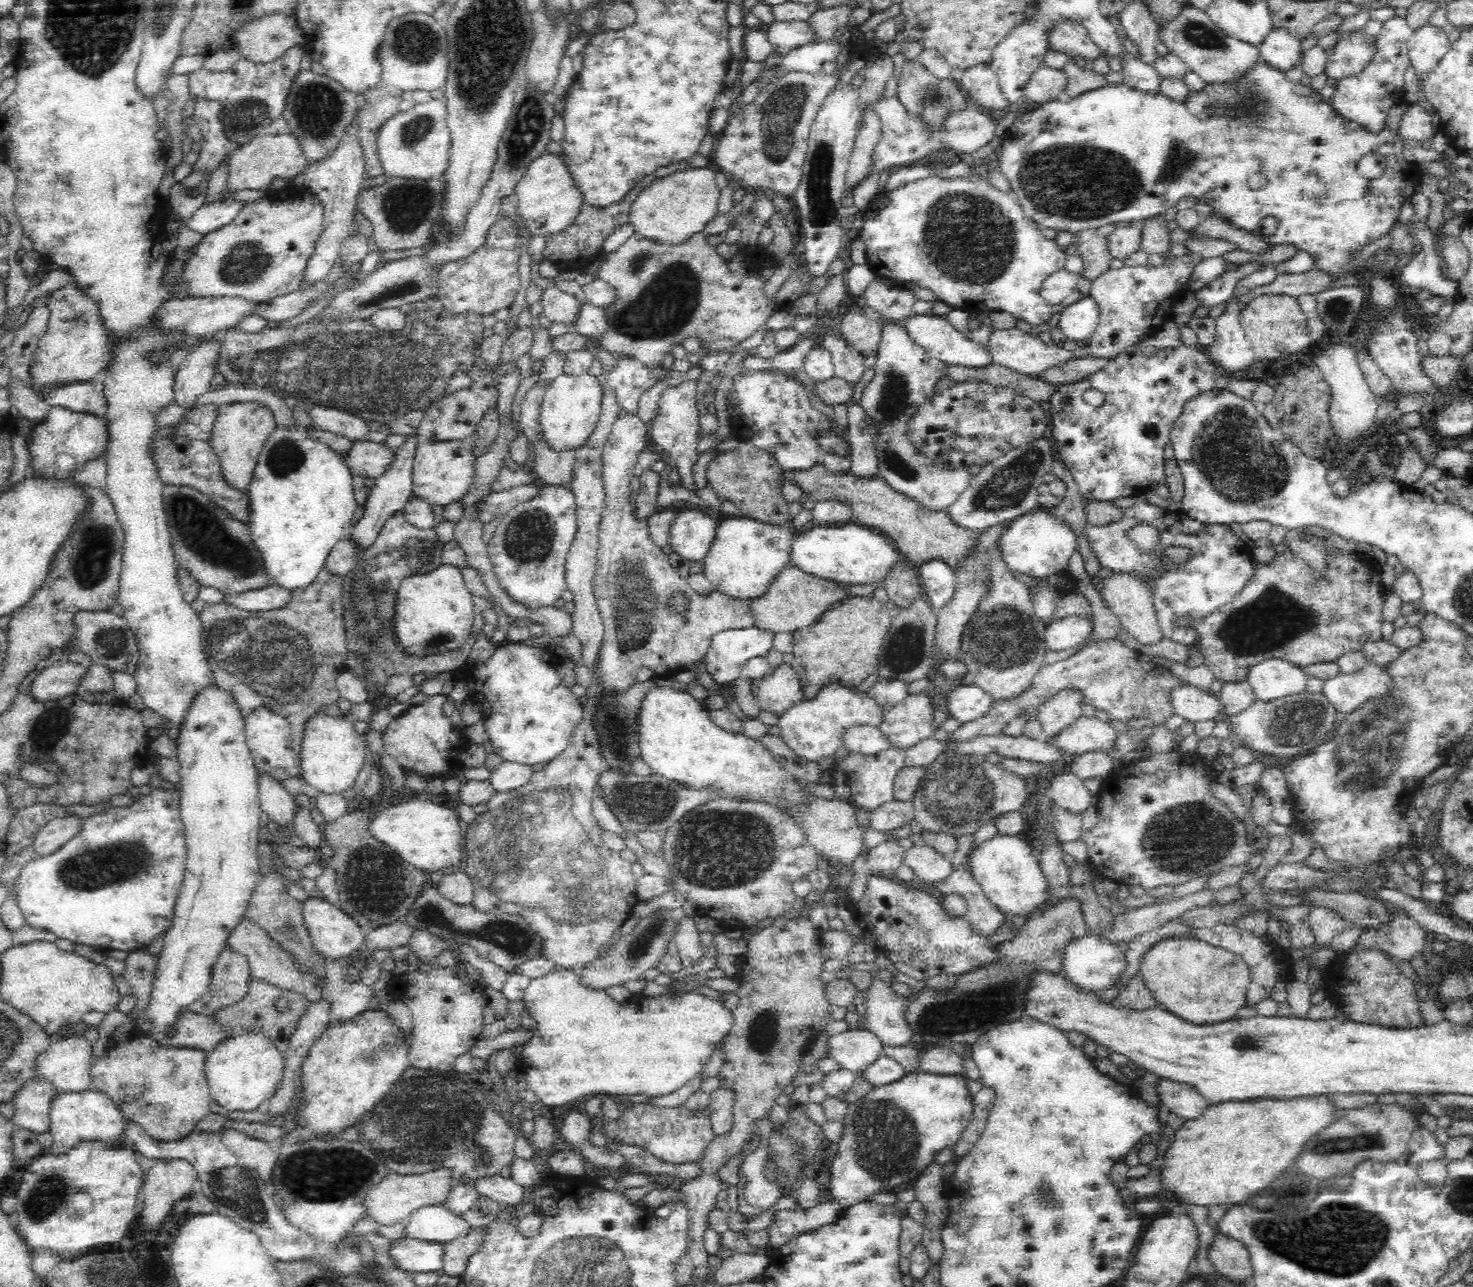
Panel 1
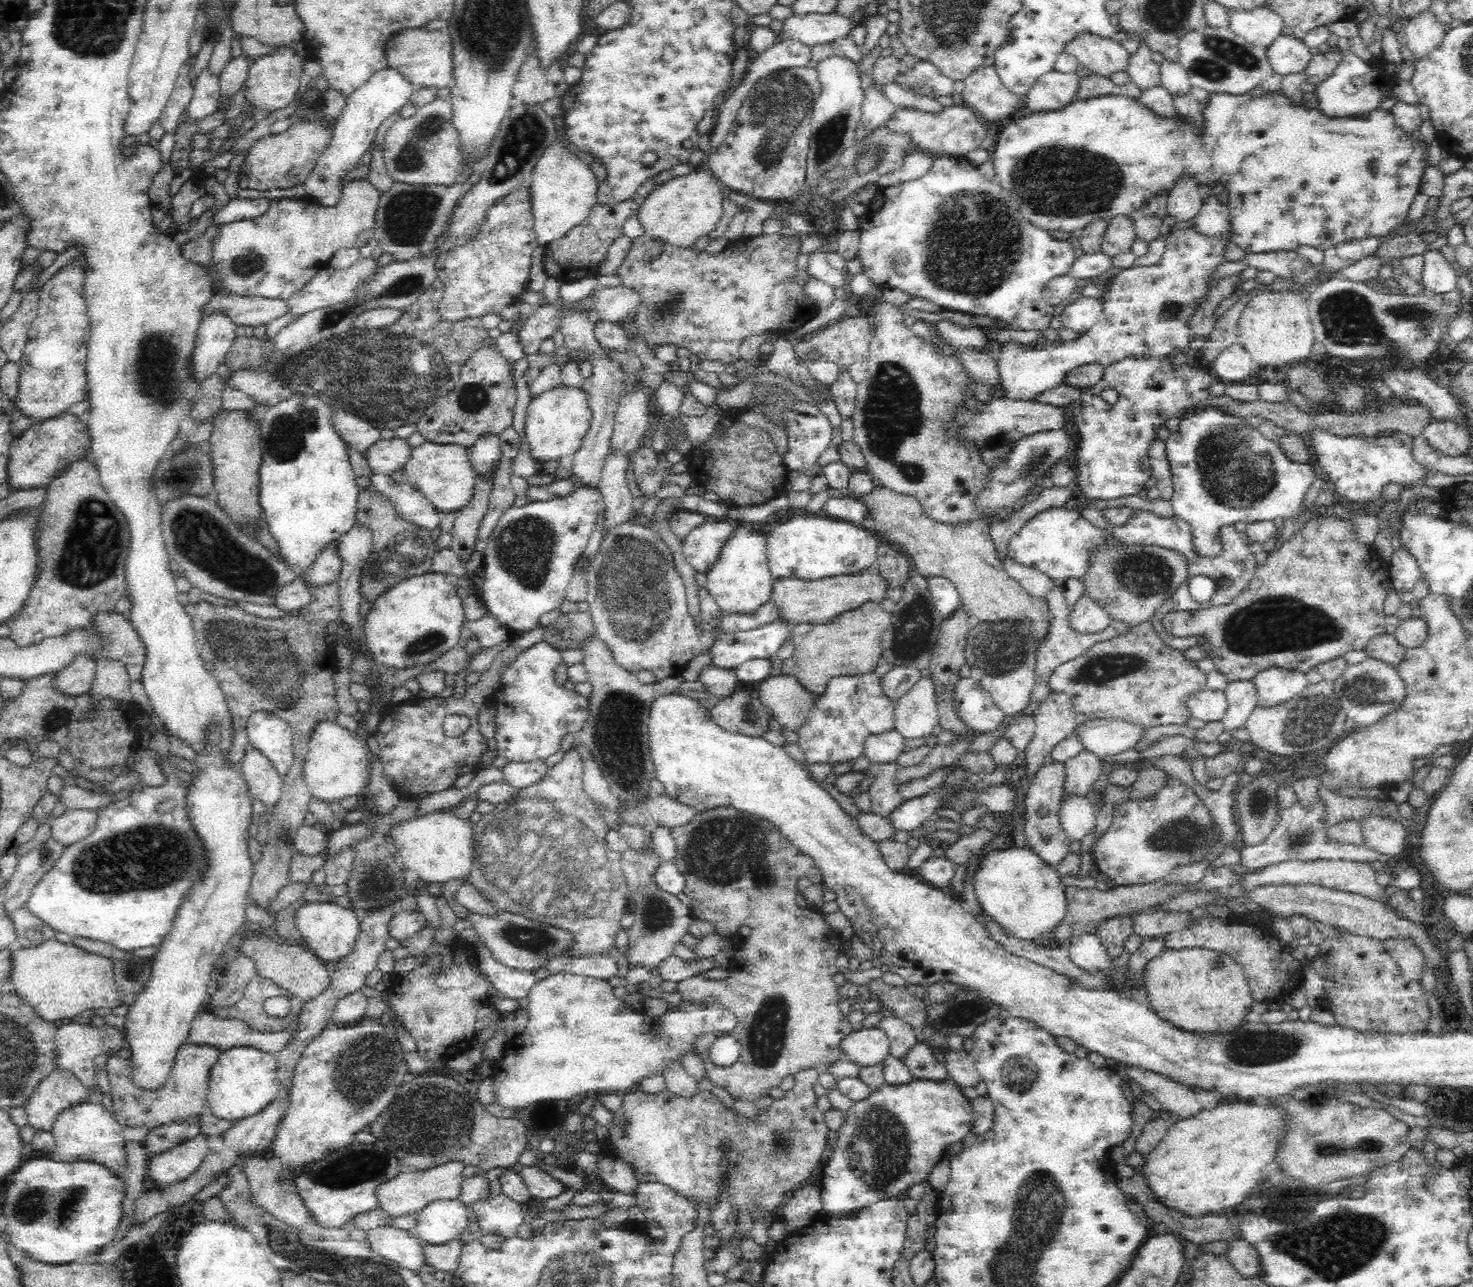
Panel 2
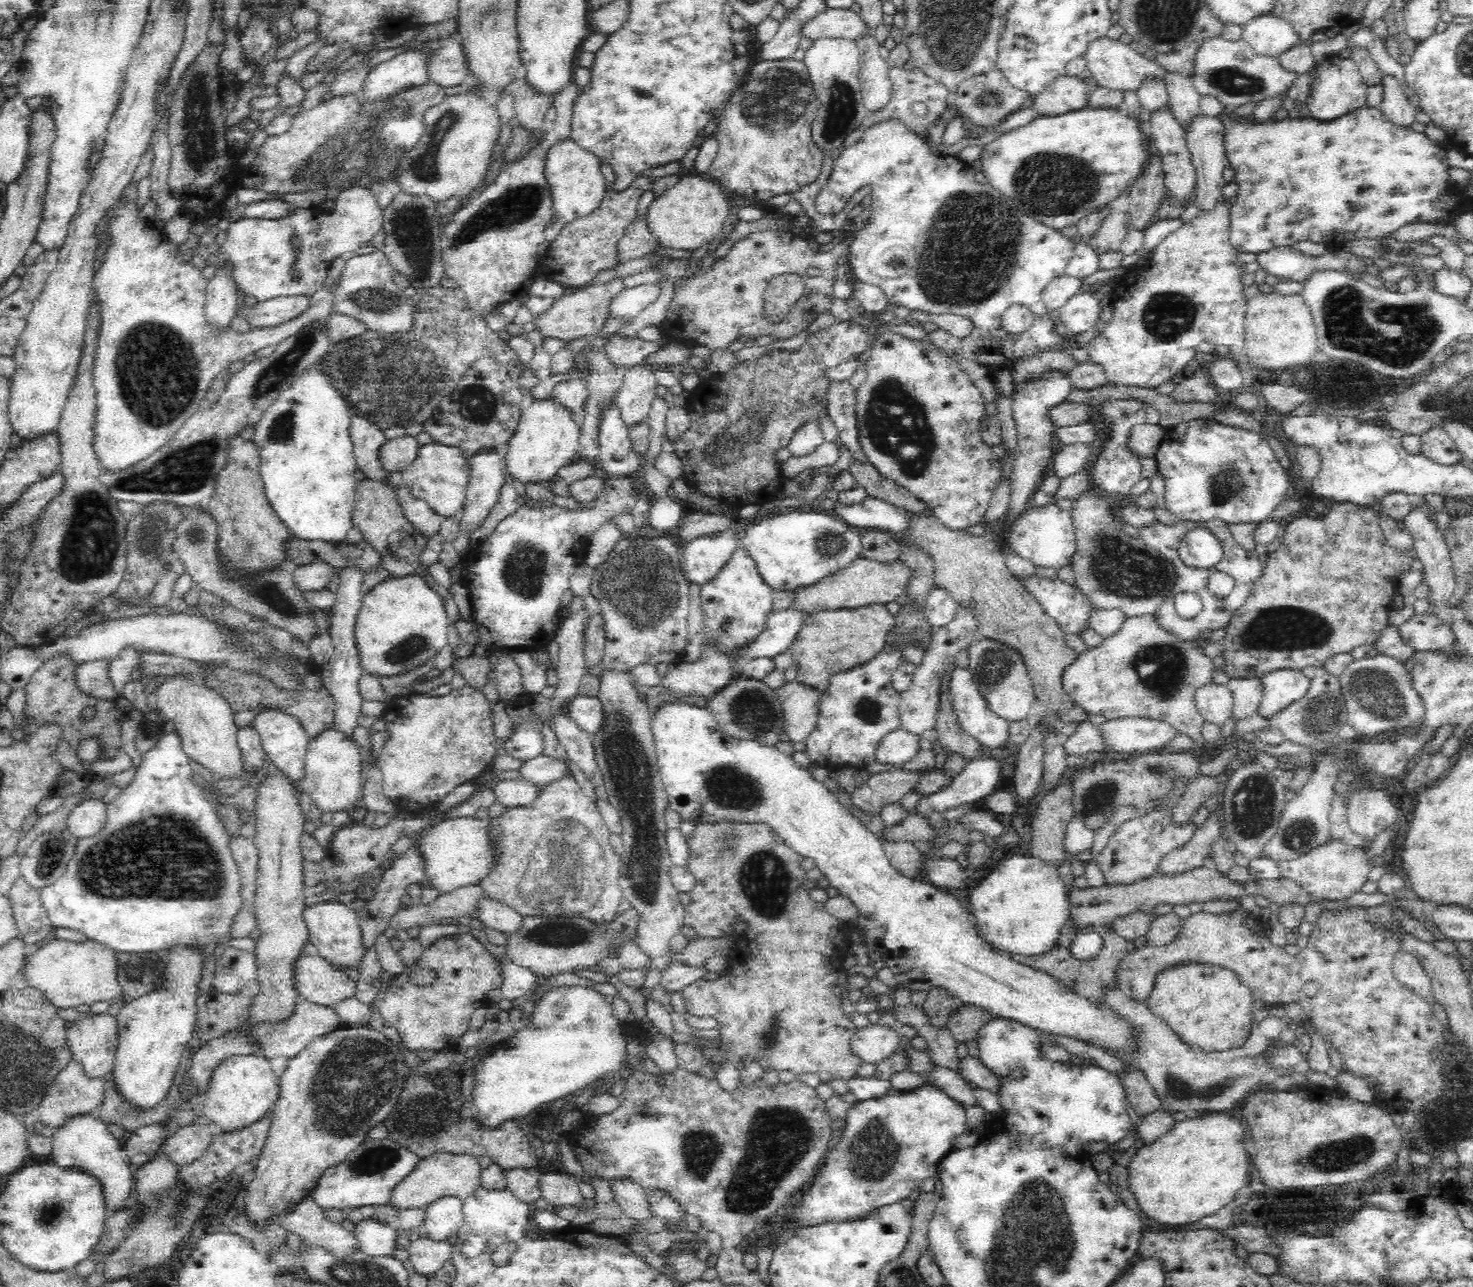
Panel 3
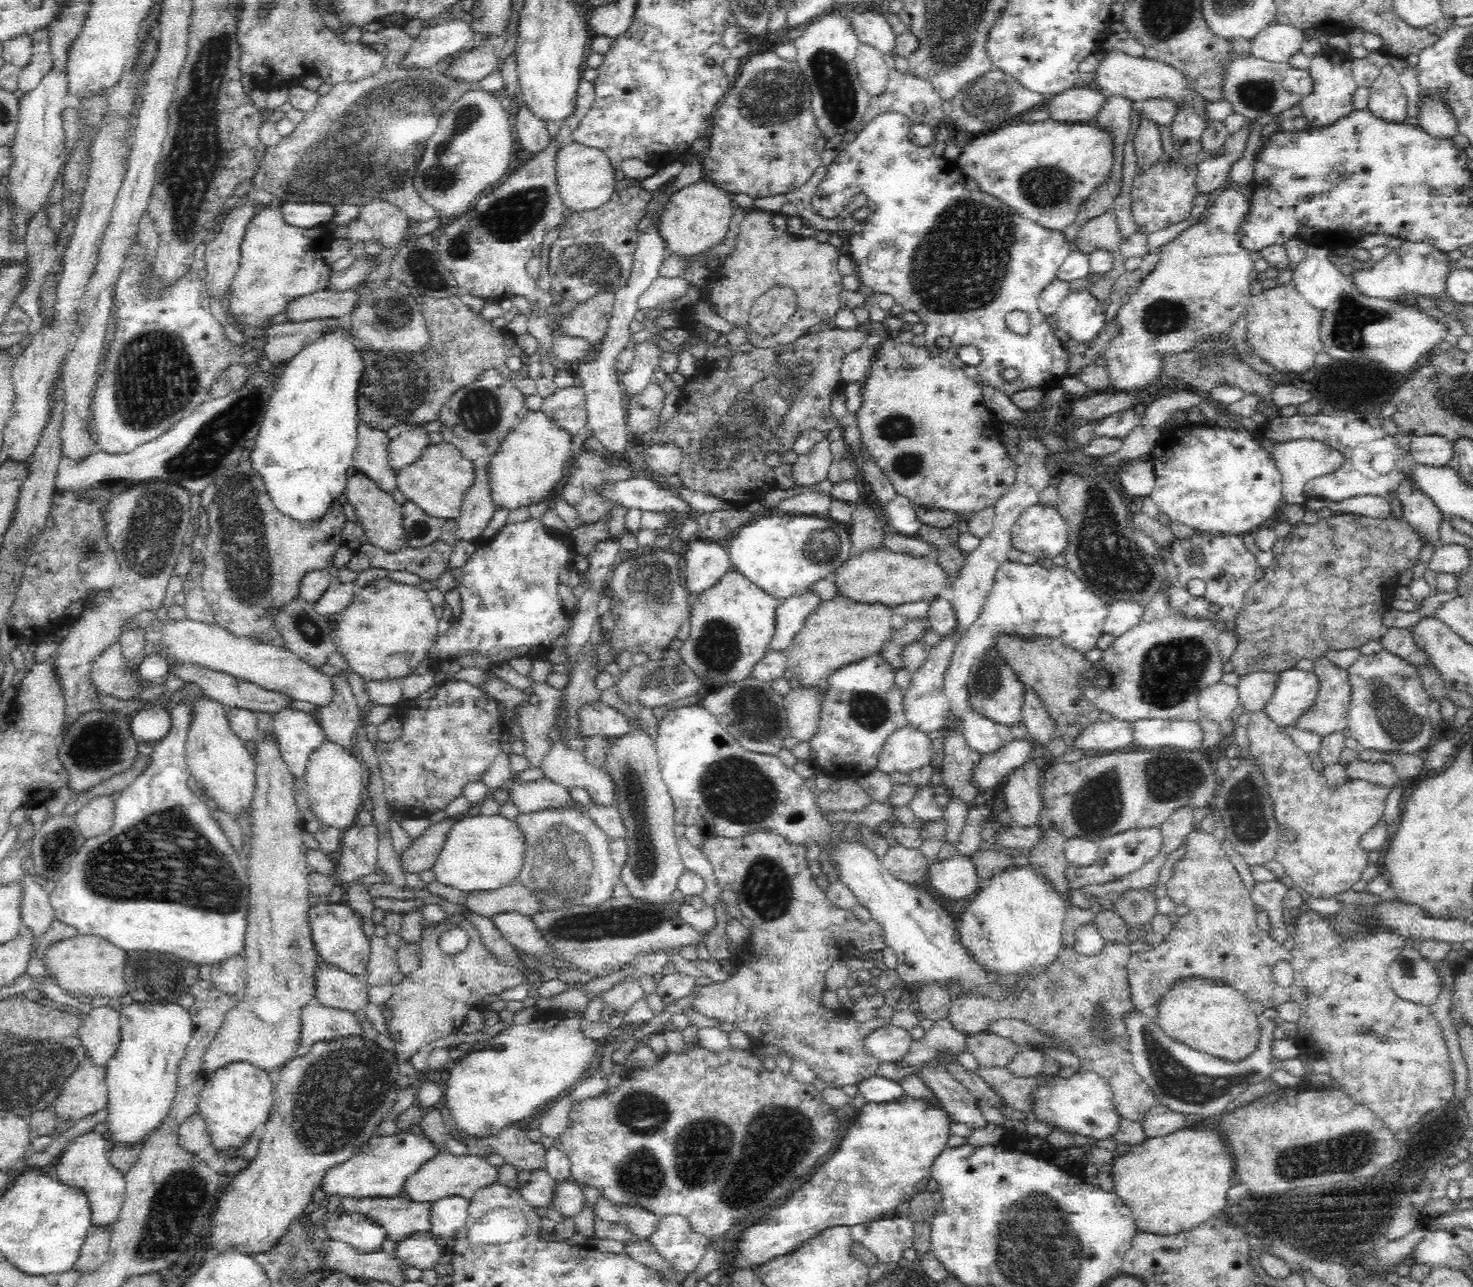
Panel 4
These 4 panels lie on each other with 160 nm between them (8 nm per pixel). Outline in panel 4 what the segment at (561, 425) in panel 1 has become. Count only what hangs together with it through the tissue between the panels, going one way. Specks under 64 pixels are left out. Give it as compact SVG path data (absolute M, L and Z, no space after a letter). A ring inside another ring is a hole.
M529 412L518 426L515 426L500 443L499 450L488 458L486 465L489 495L496 509L504 509L512 512L518 508L526 508L532 504L538 504L540 500L550 498L554 494L556 484L564 476L564 466L570 463L569 455L572 436L558 428L542 412Z

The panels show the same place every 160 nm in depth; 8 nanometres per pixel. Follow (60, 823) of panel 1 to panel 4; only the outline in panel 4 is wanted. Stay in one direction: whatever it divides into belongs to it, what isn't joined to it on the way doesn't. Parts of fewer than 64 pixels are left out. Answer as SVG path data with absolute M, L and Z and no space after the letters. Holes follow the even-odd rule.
M109 794L90 799L74 816L84 838L91 839L110 832L115 820L115 800Z

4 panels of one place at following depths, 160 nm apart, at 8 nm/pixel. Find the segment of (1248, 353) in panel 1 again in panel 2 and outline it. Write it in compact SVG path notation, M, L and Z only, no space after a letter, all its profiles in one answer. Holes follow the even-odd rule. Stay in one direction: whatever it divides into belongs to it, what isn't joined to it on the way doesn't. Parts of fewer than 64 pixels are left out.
M1235 343L1218 355L1209 371L1228 386L1242 383L1254 367L1255 363L1245 348L1240 343Z

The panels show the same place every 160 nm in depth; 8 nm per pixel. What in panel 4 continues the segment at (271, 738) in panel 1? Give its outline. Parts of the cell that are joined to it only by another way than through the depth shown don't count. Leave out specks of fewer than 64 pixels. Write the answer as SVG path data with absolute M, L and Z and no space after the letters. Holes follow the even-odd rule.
M286 708L274 715L273 730L281 756L295 780L304 778L309 757L327 742L315 718L312 713L294 708Z

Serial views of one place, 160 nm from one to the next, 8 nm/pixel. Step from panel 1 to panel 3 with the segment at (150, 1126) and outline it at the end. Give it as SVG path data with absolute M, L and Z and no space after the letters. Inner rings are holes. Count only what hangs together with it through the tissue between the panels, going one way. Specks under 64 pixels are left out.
M273 764L270 765L268 768L267 773L264 775L264 779L260 782L260 787L258 790L255 790L255 798L254 798L254 838L253 843L257 850L257 869L256 869L256 878L255 878L255 887L254 887L254 896L253 896L253 903L251 906L248 906L251 913L254 915L256 926L255 931L253 932L254 940L256 943L256 950L254 950L254 959L256 962L256 979L258 983L258 992L254 995L254 998L249 1002L247 1006L247 1016L243 1019L241 1023L235 1026L234 1029L224 1033L221 1037L213 1038L212 1040L208 1040L205 1042L200 1049L196 1051L196 1054L191 1056L191 1064L188 1069L188 1075L190 1079L194 1081L194 1085L198 1087L198 1094L203 1093L207 1086L209 1085L211 1074L214 1072L214 1069L223 1061L226 1060L228 1057L233 1056L252 1056L252 1054L261 1054L260 1045L258 1045L258 1038L254 1037L253 1029L258 1026L258 1024L267 1024L267 1026L275 1026L280 1025L282 1022L288 1020L292 1014L294 1014L294 1008L297 1005L298 1001L302 998L298 994L297 983L296 983L296 966L297 961L304 955L311 952L311 944L308 943L309 941L309 932L307 929L307 924L305 923L303 912L306 908L306 904L304 904L304 898L307 895L308 888L306 888L304 884L304 865L303 863L306 861L304 860L300 840L302 838L302 834L304 834L304 823L306 822L303 812L301 810L301 806L298 803L300 800L300 791L295 782L291 779L288 779L288 775L282 772L280 769L275 768Z

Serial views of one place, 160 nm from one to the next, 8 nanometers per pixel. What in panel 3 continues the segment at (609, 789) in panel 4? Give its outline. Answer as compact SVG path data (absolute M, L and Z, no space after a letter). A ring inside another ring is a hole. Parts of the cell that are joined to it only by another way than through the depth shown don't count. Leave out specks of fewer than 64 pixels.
M545 755L536 756L536 758L519 763L517 771L519 777L536 785L552 784L564 776L573 776L568 762Z

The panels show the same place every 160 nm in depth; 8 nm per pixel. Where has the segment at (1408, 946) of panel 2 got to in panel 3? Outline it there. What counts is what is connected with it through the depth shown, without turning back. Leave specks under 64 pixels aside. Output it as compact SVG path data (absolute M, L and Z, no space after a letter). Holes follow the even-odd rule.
M1400 950L1391 966L1393 977L1406 989L1430 1005L1437 1004L1430 977L1421 963L1408 952Z

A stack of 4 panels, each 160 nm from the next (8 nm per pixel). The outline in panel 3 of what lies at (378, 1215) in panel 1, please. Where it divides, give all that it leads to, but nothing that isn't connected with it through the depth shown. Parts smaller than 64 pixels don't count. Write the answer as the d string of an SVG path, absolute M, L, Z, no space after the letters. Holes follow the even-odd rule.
M435 1151L430 1158L421 1160L419 1166L396 1186L390 1203L400 1208L426 1208L435 1200L444 1197L458 1197L464 1200L481 1188L482 1172L482 1166L475 1156Z

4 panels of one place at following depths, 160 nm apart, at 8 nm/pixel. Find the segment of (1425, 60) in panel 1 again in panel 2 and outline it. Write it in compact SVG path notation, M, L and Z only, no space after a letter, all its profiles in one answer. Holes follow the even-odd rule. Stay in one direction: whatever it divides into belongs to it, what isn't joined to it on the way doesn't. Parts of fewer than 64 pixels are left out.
M1428 7L1418 11L1418 14L1413 17L1407 18L1404 23L1404 32L1407 38L1406 46L1408 50L1412 51L1413 59L1417 59L1442 42L1446 29L1444 29L1444 24L1436 18L1436 14Z

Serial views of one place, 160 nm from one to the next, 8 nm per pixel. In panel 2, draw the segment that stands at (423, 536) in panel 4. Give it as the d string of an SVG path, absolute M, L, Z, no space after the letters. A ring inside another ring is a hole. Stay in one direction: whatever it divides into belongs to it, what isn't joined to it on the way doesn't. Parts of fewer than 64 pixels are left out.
M348 448L348 454L355 475L370 478L372 487L393 502L395 510L402 518L428 532L438 527L442 514L419 490L406 482L394 481L390 475L375 474L368 461L355 450Z

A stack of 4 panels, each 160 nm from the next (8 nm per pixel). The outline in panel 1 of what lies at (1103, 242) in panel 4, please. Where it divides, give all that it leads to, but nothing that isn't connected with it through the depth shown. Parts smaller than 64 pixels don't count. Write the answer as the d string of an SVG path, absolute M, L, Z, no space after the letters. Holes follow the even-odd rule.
M1136 220L1124 226L1116 226L1114 231L1107 237L1112 259L1124 261L1130 254L1141 250L1142 221Z

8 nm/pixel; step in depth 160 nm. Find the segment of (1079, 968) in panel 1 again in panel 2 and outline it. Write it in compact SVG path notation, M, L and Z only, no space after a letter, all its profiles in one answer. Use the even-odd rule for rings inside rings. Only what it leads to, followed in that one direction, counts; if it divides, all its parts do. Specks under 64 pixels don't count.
M1082 934L1069 940L1069 956L1074 965L1088 972L1109 974L1112 963L1097 935Z

